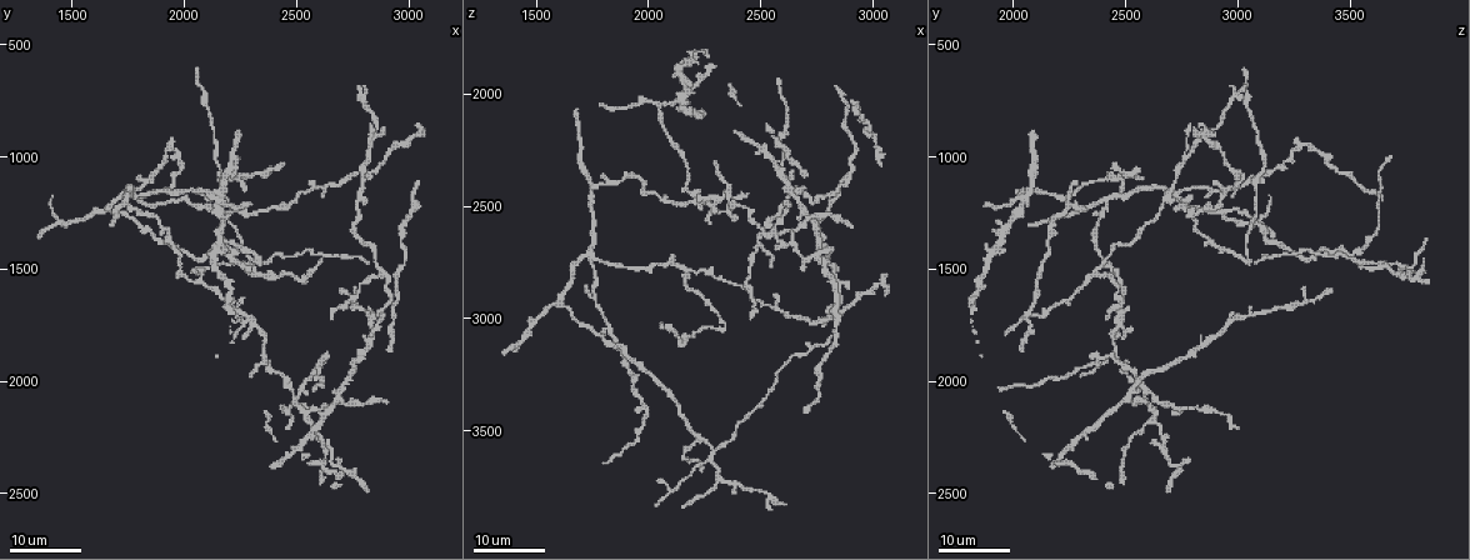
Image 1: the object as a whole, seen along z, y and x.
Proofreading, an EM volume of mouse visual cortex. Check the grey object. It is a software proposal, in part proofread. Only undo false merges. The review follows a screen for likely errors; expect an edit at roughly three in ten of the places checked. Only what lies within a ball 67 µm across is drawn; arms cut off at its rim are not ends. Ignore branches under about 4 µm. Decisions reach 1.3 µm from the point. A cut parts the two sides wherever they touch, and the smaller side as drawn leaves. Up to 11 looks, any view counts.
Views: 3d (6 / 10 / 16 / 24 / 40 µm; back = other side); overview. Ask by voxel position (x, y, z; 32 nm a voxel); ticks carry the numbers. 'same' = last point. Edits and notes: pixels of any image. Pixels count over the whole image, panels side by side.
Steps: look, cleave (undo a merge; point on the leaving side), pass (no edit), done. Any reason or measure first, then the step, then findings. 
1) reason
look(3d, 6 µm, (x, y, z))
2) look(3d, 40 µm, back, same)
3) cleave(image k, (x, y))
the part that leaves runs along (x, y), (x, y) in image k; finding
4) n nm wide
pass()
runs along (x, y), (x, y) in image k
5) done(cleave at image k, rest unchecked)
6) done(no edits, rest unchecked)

three arms meet
look(3d, 24 µm, (2350, 1880, 2450))

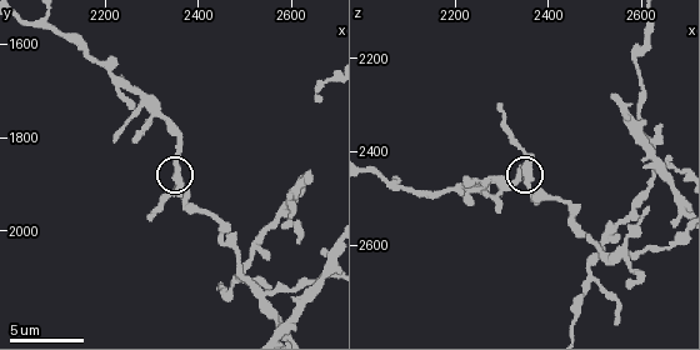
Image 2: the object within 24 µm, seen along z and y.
look(3d, 6 µm, (2365, 1890, 2450))

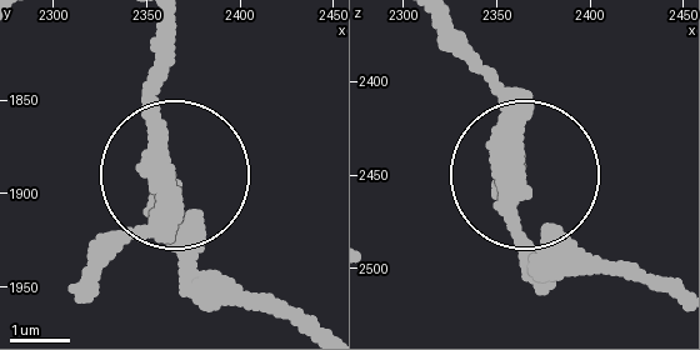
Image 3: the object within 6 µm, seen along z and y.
pass()
continuous, no second neuron

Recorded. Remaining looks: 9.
arms part here
look(3d, 10 µm, (2515, 2110, 2615))

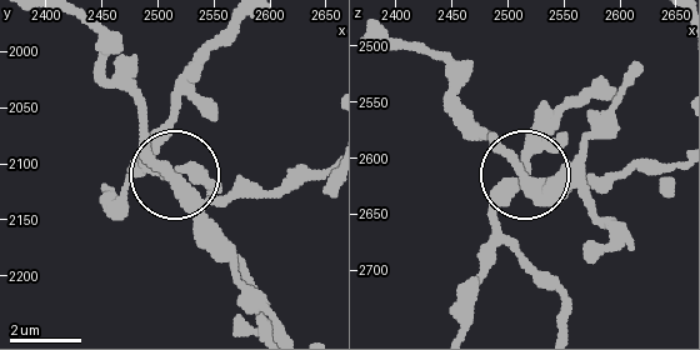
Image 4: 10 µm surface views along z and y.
closer look
look(3d, 6 µm, (2514, 2112, 2620))

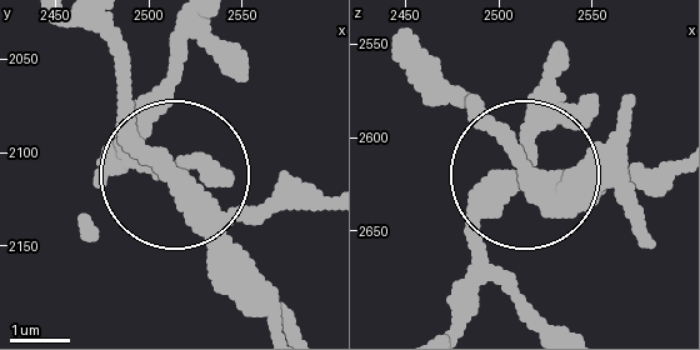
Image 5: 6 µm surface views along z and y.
3 arms
pass()
one neuron here

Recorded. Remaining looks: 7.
three-way junction
look(3d, 24 µm, (1940, 940, 3290))

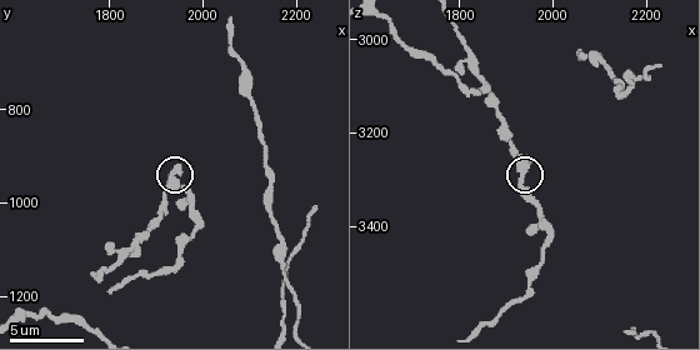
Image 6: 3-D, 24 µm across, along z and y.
zoom in
look(3d, 6 µm, same)

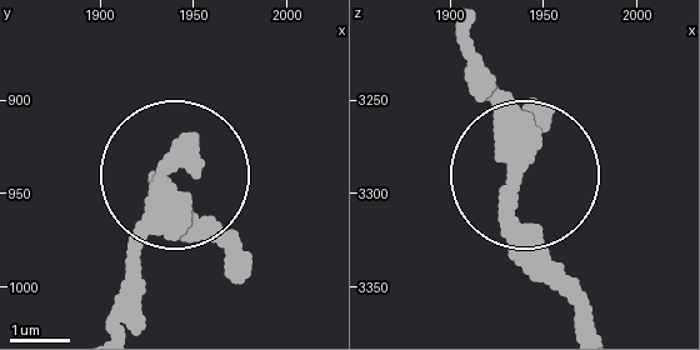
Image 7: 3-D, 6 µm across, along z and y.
pass()
runs along (459, 29), (499, 119), (519, 238), (583, 323) in image 7; all the same neuron

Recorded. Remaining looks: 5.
arms part here
look(3d, 24 µm, (2200, 1460, 3520))

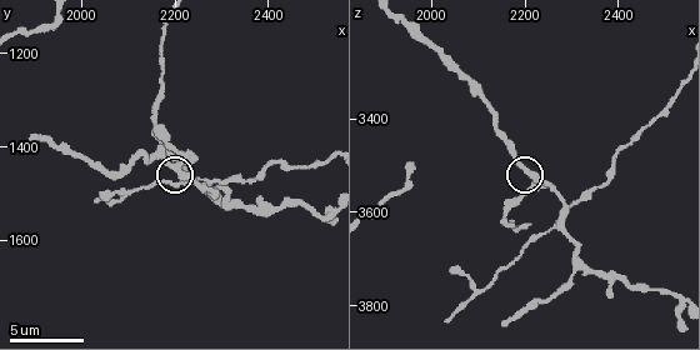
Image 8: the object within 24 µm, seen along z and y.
look(3d, 6 µm, (2210, 1445, 3515))

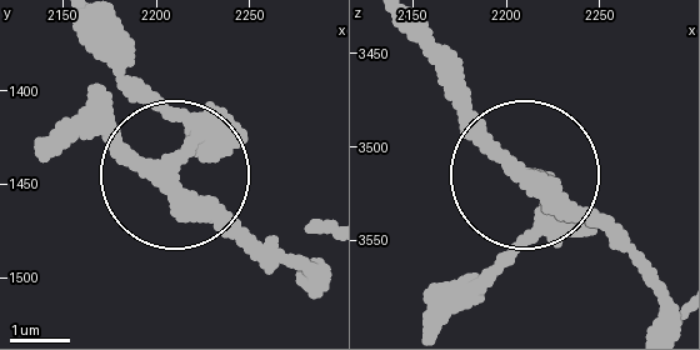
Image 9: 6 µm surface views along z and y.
look(3d, 6 µm, back, (2210, 1446, 3516))

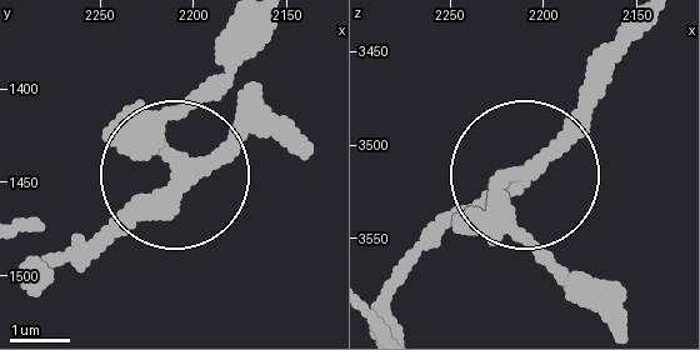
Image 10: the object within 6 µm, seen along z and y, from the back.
290 nm wide
pass()
continuous, no second neuron

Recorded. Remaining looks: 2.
four-way junction
look(3d, 24 µm, (2270, 1490, 3630))

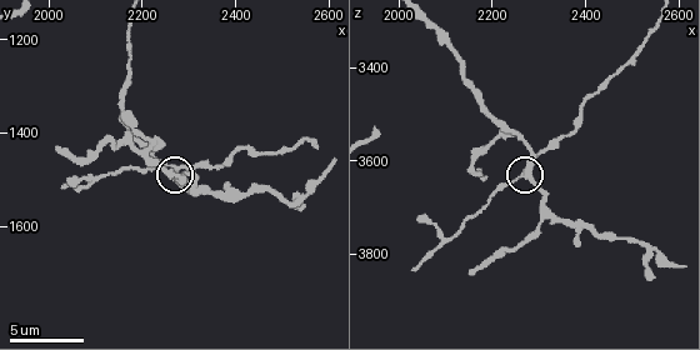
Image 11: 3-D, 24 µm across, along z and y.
closer look
look(3d, 10 µm, same)

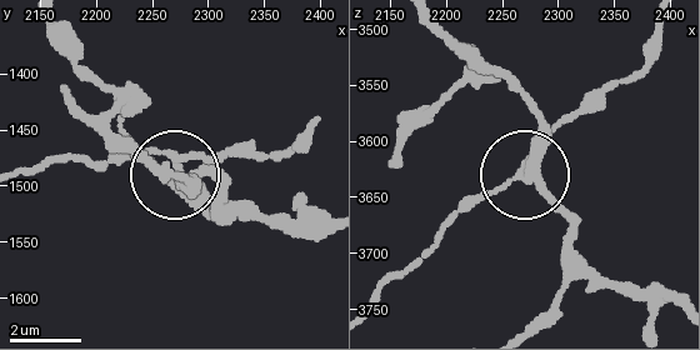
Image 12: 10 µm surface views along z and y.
250 nm wide
cleave(image 12, (469, 196))
the part that leaves runs along (519, 169), (633, 74), (659, 20) in image 12; a second neuron is stuck on

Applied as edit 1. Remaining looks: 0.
done(cleave at image 12, rest unchecked)

